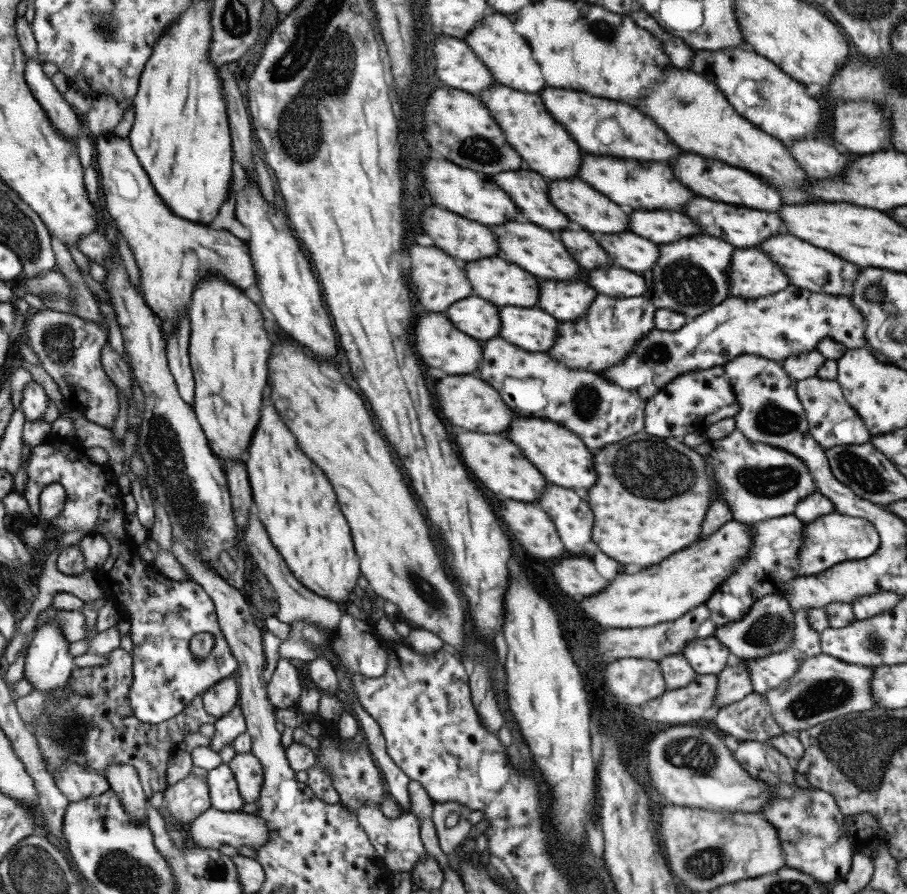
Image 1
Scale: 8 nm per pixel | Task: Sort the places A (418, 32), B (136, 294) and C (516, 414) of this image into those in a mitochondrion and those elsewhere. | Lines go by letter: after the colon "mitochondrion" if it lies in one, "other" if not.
A: other
B: other
C: other

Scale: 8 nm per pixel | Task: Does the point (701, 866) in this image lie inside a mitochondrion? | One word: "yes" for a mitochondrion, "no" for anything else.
yes

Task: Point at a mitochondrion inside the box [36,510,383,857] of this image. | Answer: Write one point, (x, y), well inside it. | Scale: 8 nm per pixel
(66, 735)

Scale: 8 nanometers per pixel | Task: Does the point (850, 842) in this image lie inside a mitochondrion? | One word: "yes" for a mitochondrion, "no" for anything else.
no

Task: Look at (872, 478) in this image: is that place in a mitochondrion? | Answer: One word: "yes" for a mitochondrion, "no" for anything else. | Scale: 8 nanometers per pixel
yes

